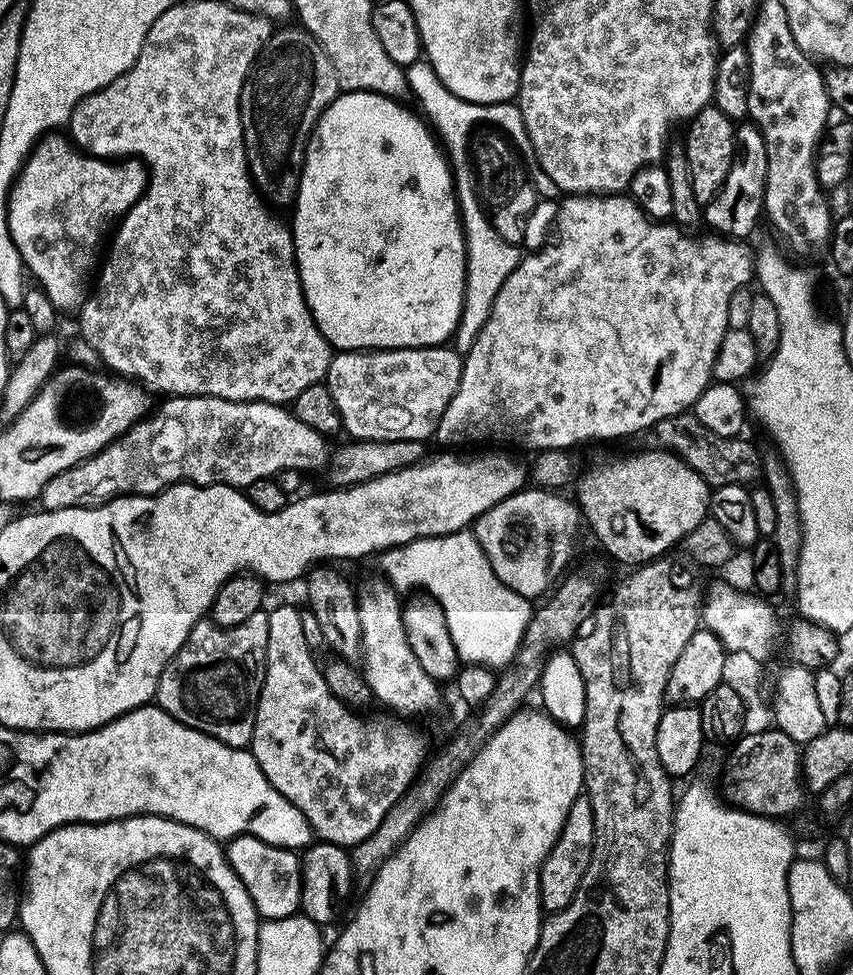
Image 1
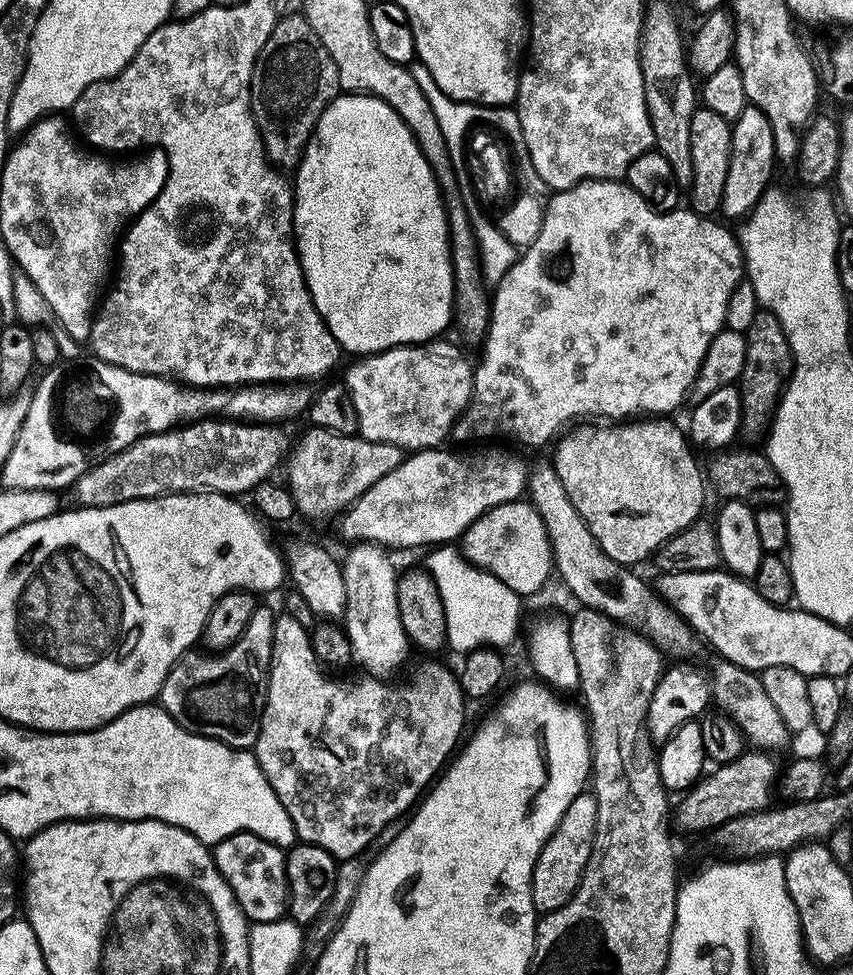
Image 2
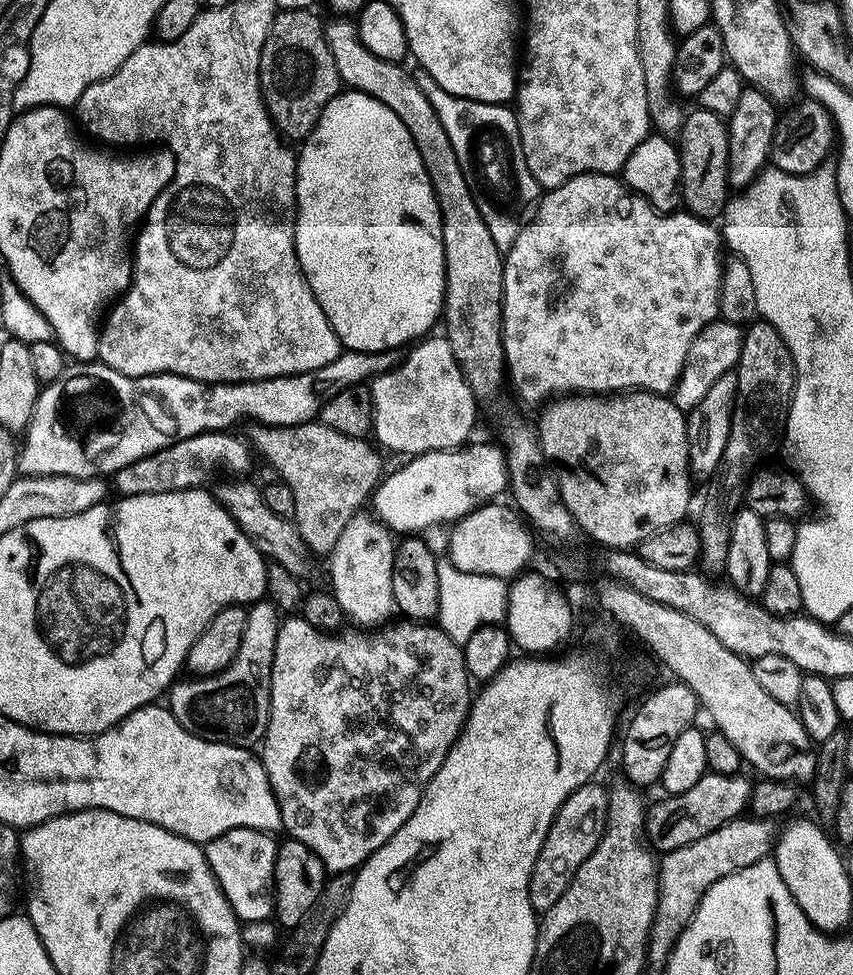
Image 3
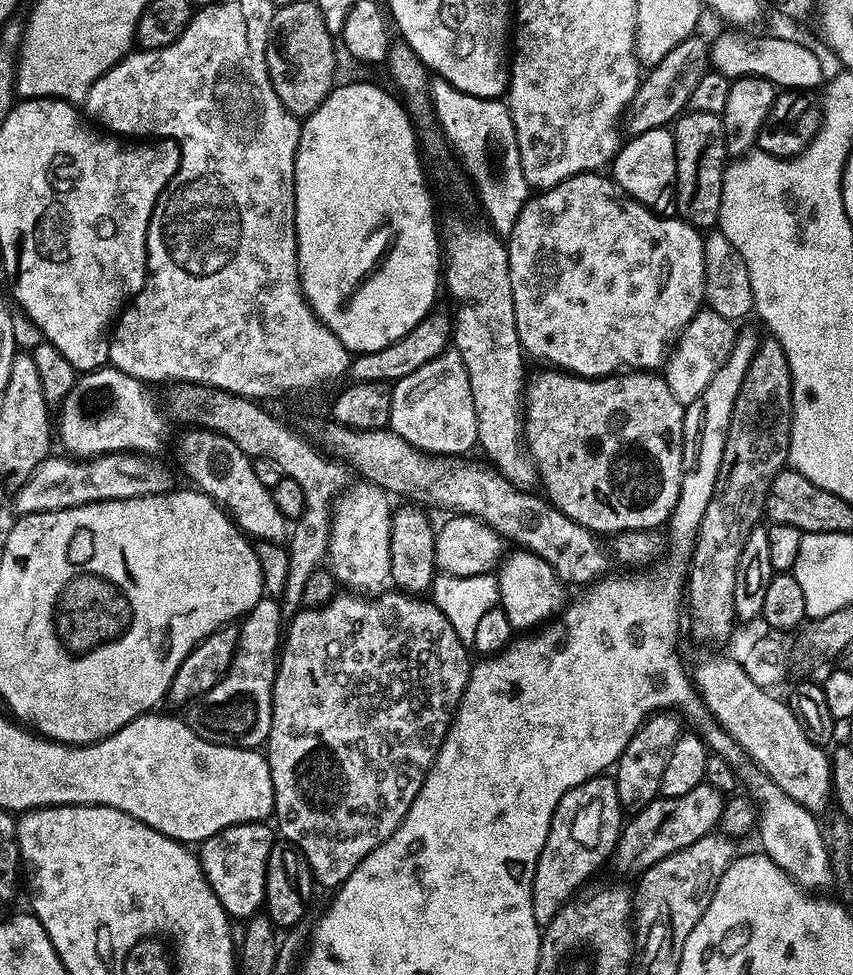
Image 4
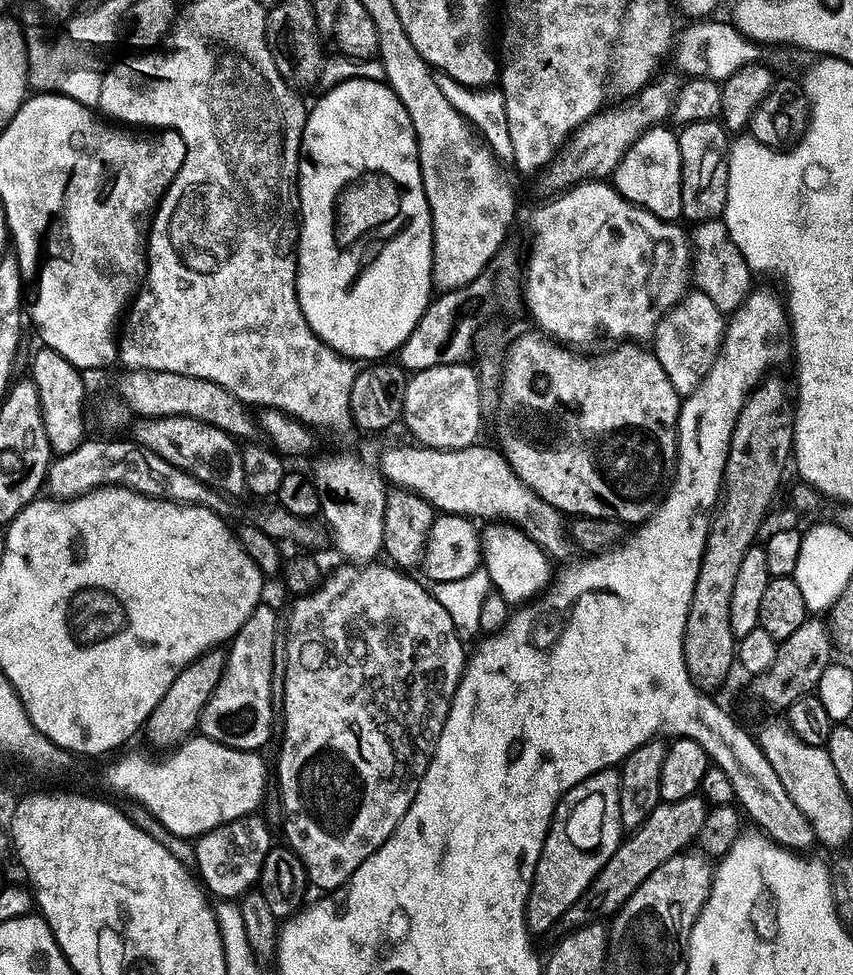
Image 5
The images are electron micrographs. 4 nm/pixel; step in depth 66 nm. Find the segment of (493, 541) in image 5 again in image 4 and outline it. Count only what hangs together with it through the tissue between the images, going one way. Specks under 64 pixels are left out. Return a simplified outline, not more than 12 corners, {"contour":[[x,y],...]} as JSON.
{"contour":[[514,551],[501,563],[500,607],[530,632],[567,605],[543,558]]}

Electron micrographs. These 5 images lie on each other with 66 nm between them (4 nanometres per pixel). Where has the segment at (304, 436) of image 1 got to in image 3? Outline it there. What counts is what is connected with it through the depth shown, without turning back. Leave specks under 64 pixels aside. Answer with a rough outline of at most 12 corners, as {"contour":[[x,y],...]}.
{"contour":[[204,432],[115,473],[121,497],[203,489],[244,478],[253,449]]}

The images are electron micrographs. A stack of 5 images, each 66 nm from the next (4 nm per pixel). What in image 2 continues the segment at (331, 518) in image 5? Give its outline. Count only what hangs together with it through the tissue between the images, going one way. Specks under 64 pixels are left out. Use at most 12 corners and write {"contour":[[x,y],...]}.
{"contour":[[379,544],[342,560],[342,624],[372,678],[410,653],[398,571]]}

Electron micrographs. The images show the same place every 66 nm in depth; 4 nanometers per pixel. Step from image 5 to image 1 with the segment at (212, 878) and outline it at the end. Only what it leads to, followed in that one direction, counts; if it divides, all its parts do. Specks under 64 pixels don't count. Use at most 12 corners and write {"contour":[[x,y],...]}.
{"contour":[[253,836],[227,845],[228,864],[261,921],[301,911],[304,865]]}

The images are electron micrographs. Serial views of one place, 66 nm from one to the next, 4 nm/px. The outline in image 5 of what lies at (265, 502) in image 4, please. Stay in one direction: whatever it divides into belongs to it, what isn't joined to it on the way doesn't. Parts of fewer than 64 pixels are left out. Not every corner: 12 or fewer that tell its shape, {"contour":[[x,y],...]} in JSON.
{"contour":[[186,416],[141,419],[136,443],[226,496],[248,492],[227,432]]}

